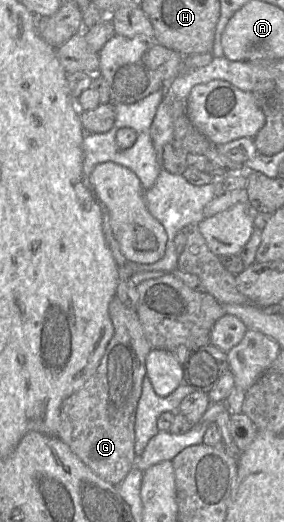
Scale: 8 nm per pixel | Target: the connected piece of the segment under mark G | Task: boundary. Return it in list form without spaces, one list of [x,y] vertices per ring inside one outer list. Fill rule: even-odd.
[[[117,296],[110,301],[109,315],[114,327],[114,334],[95,373],[79,390],[63,401],[60,410],[58,437],[96,475],[114,485],[118,491],[118,486],[130,470],[135,467],[134,425],[136,410],[142,393],[142,382],[146,375],[146,357],[152,347],[147,341],[136,310],[127,307]]]

